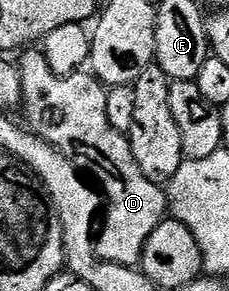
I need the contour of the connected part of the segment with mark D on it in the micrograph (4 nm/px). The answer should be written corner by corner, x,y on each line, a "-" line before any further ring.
37,49
26,50
21,57
24,122
40,139
60,149
78,169
90,176
93,174
107,200
101,236
98,234
95,239
98,257
115,265
137,267
147,237
151,237
166,218
166,192
143,177
143,169
139,169
139,161
135,161
135,153
131,153
126,132
115,129
111,121
107,121
106,84
92,73
56,75

